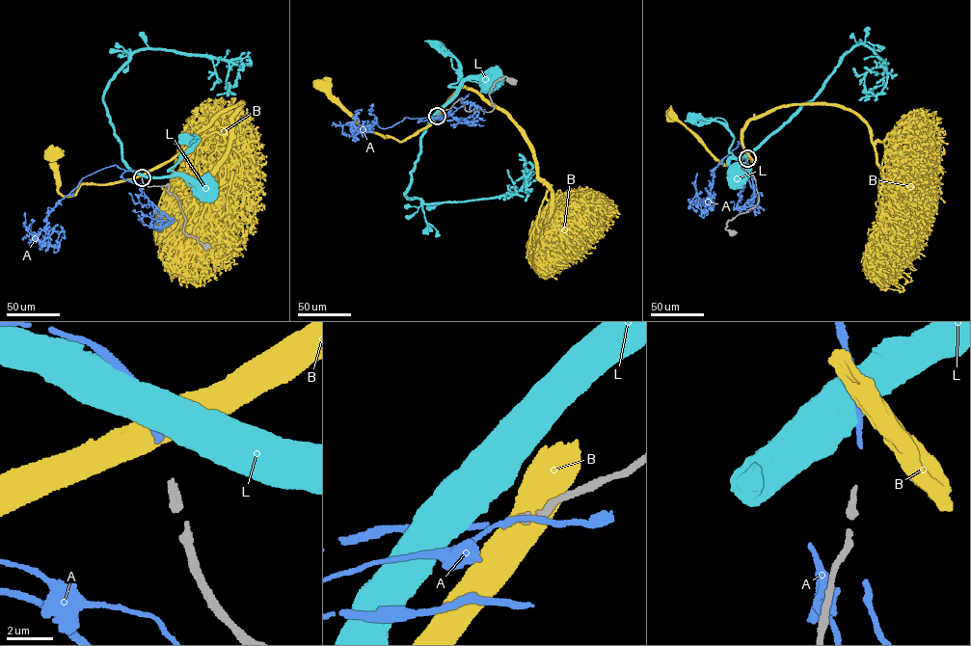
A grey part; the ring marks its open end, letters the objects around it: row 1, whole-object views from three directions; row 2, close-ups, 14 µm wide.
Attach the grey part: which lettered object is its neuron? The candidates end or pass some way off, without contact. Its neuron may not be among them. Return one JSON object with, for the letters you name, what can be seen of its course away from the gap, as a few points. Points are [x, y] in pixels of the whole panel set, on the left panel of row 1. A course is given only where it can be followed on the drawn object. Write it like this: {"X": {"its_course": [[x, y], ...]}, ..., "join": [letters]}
{"A": {"its_course": [[141, 175], [116, 165], [83, 177], [46, 217], [49, 244], [59, 246], [63, 228], [65, 237], [62, 237]]}, "join": ["A"]}

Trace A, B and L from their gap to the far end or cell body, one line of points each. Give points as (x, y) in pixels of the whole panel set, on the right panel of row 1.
A: (747, 156), (738, 141), (714, 168), (710, 207), (705, 212), (698, 207), (696, 194), (690, 201)
B: (748, 156), (751, 161), (741, 156), (734, 166), (727, 165), (715, 157), (702, 140), (669, 116)
L: (746, 156), (738, 159), (729, 152), (734, 138), (722, 123), (695, 117)

